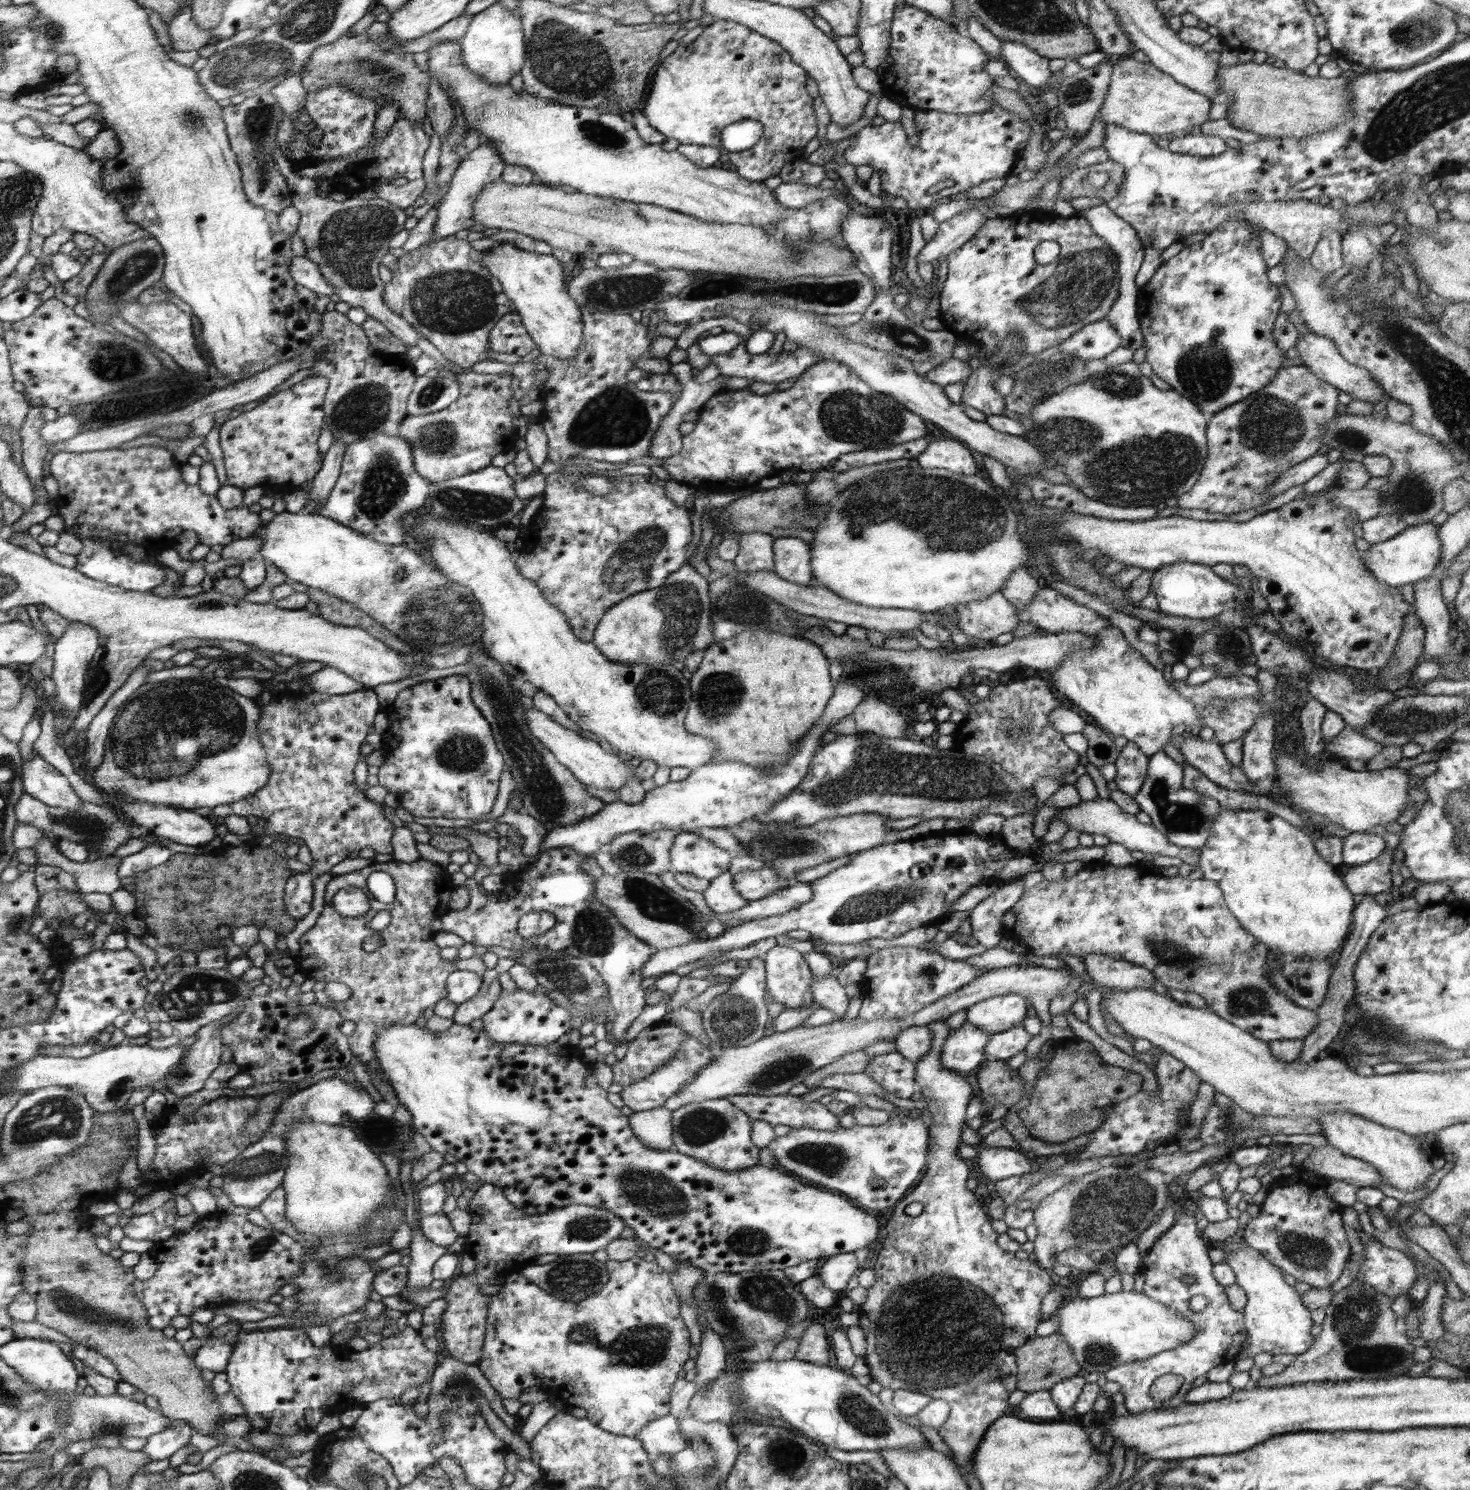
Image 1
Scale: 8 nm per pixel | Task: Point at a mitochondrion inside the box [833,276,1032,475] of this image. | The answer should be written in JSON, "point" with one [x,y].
{"point":[899,335]}

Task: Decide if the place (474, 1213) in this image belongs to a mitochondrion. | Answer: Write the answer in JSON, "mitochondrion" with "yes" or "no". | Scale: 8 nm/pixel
{"mitochondrion":"no"}

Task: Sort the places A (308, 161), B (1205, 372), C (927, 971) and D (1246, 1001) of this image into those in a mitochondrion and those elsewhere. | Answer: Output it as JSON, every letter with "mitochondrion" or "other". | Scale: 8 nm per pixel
{"A":"other","B":"mitochondrion","C":"mitochondrion","D":"mitochondrion"}

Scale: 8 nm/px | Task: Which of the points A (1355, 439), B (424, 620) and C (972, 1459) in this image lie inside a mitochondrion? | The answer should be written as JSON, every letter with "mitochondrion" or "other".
{"A":"mitochondrion","B":"mitochondrion","C":"other"}

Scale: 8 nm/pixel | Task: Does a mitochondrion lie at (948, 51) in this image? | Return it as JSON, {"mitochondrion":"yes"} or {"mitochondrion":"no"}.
{"mitochondrion":"no"}

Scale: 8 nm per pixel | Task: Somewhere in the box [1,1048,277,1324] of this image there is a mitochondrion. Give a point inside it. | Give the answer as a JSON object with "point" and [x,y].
{"point":[61,1117]}

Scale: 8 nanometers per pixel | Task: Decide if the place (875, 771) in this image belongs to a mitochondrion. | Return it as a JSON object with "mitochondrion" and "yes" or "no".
{"mitochondrion":"yes"}

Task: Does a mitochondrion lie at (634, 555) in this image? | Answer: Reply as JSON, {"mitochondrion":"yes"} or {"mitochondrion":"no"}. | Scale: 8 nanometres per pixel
{"mitochondrion":"yes"}

